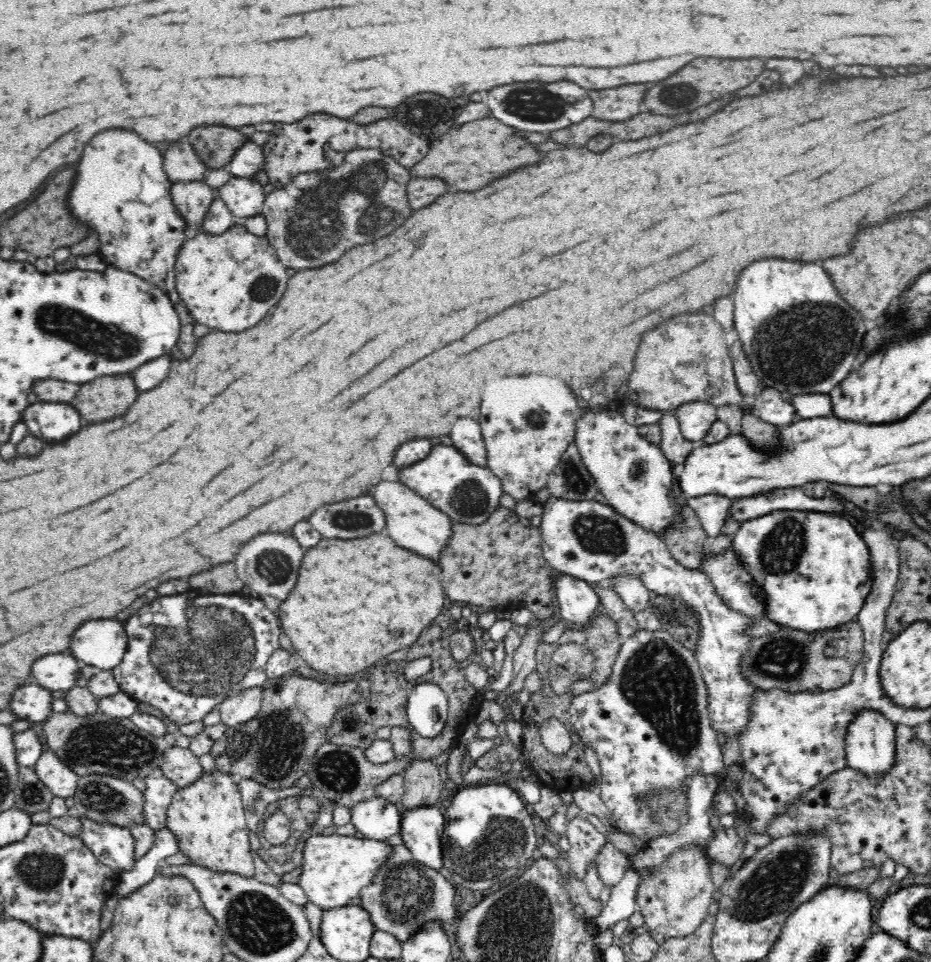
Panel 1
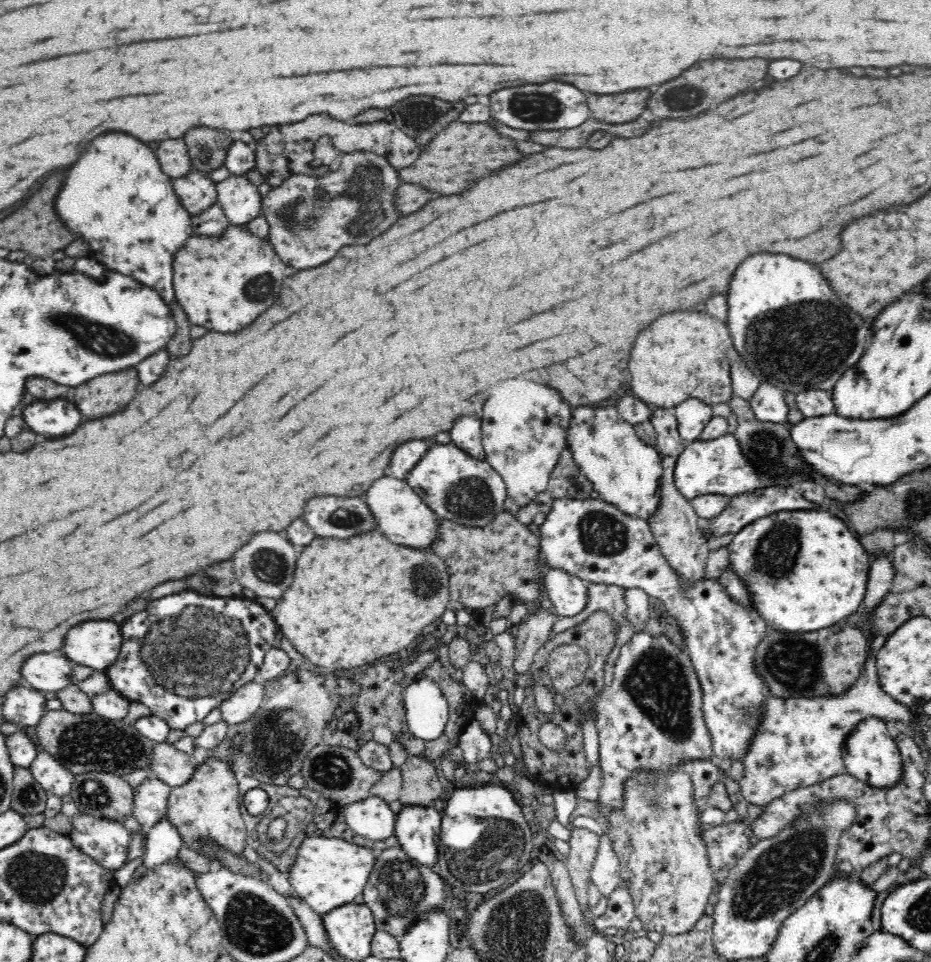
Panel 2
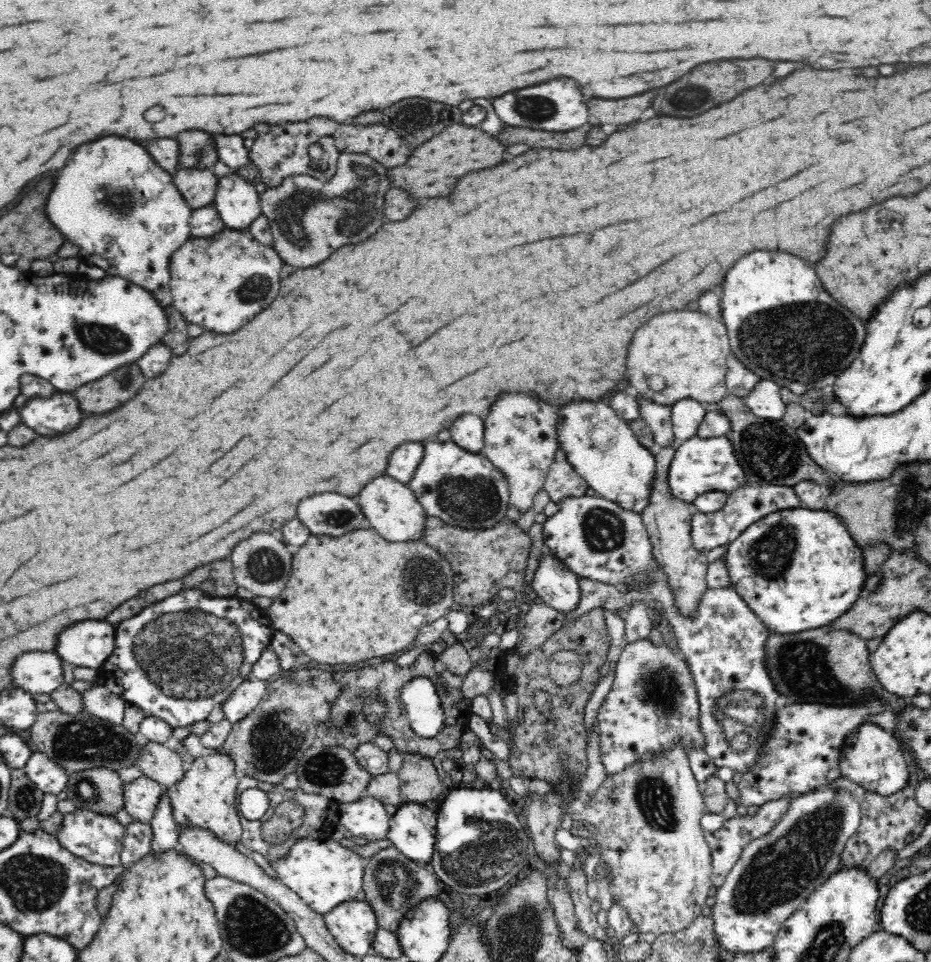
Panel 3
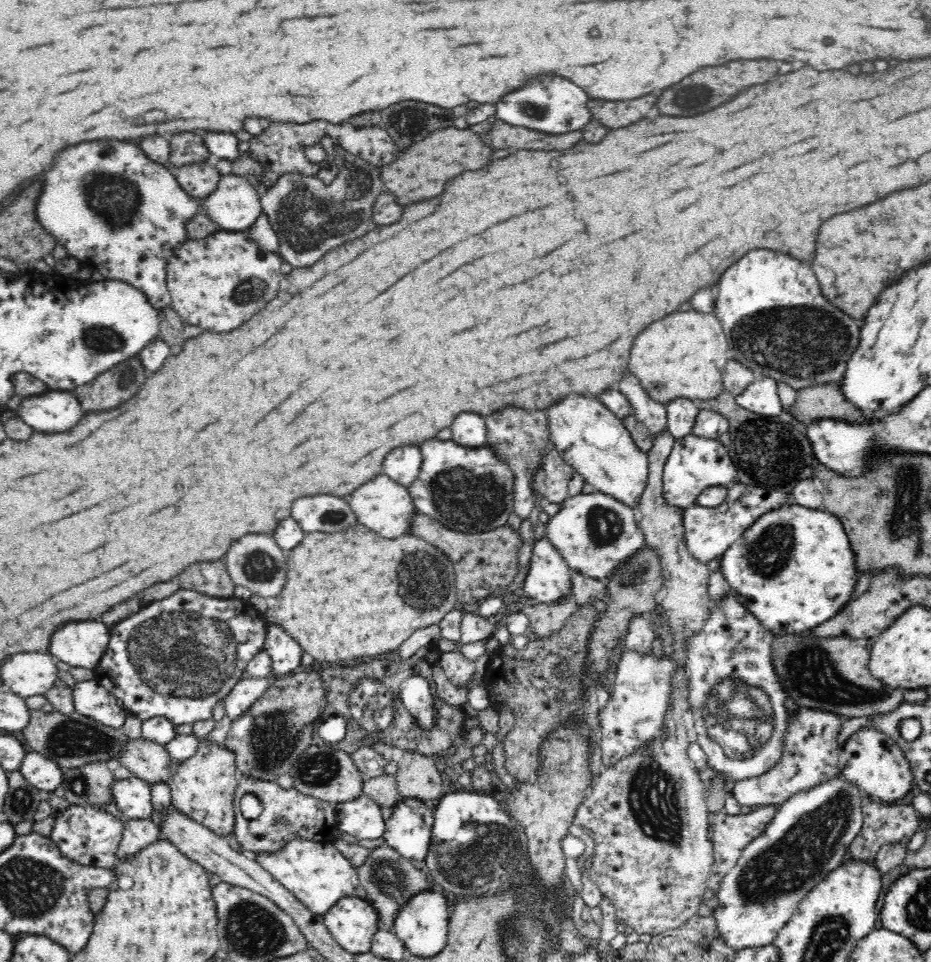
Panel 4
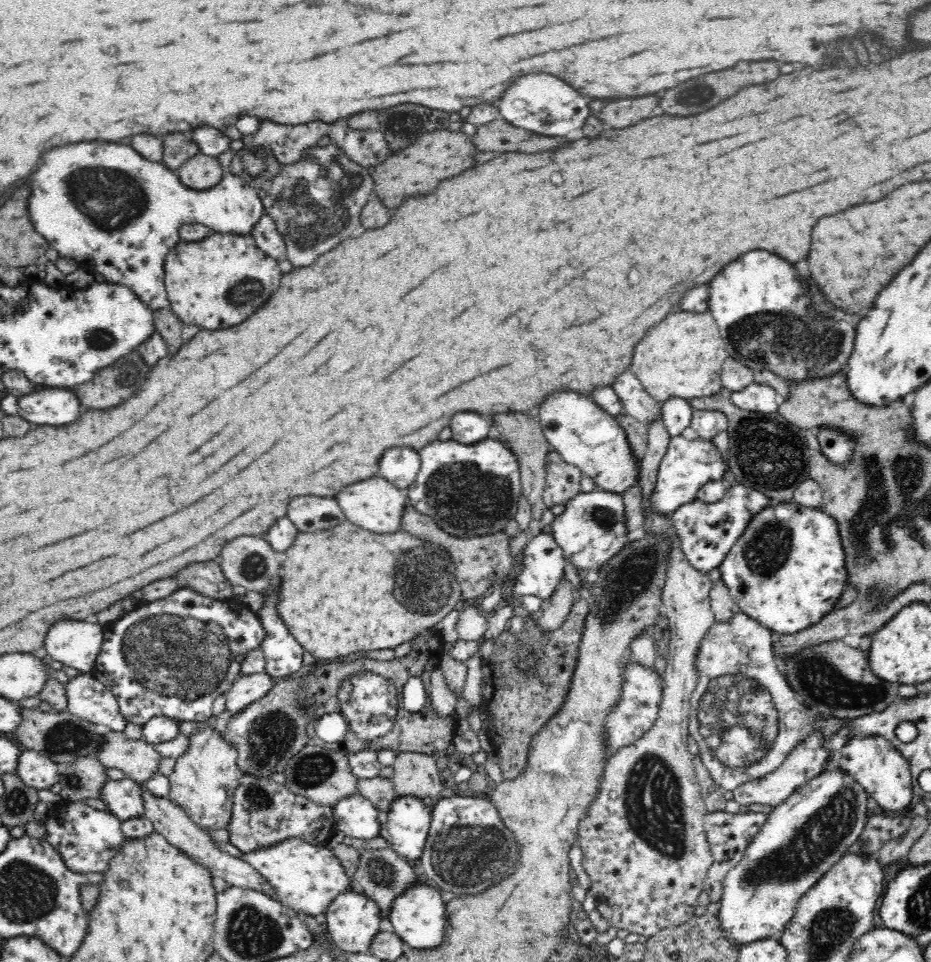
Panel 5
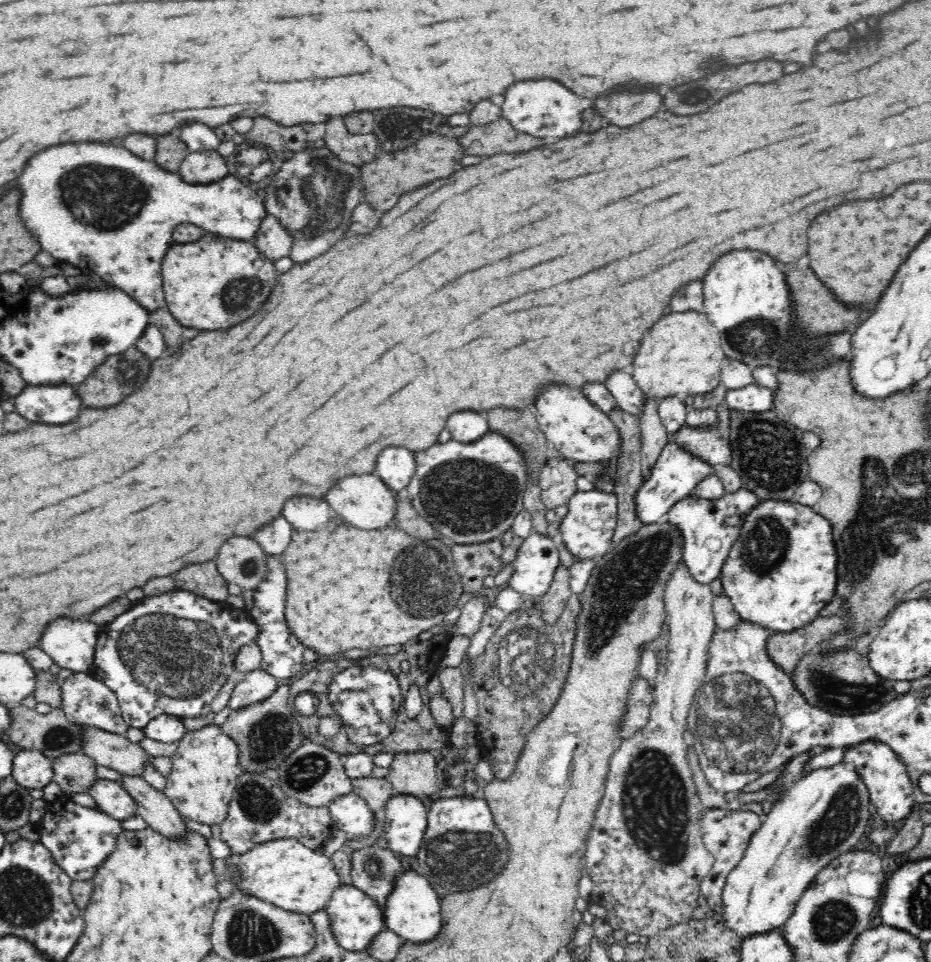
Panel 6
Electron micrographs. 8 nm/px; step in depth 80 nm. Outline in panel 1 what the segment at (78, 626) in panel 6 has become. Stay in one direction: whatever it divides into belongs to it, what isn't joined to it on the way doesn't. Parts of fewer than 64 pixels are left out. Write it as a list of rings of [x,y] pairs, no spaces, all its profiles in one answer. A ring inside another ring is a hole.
[[[90,620],[76,628],[66,652],[82,665],[111,670],[120,664],[127,648],[128,635],[118,620]]]

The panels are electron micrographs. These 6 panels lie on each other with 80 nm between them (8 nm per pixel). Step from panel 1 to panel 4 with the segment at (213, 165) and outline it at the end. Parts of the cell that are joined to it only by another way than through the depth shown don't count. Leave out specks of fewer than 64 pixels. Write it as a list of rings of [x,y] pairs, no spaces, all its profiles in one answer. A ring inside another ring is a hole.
[[[182,132],[170,138],[170,168],[175,169],[206,160],[214,161],[198,134]]]

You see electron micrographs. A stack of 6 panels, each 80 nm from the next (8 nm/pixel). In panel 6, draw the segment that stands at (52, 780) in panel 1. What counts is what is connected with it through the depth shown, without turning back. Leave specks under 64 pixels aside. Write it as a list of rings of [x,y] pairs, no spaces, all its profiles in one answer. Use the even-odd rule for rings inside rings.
[[[21,749],[13,756],[11,777],[24,788],[43,789],[53,780],[51,759],[38,750]]]

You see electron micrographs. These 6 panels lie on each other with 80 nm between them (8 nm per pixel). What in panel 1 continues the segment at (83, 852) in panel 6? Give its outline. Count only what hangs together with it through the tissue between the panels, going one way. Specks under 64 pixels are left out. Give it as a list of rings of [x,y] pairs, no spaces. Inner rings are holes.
[[[86,817],[79,819],[82,823],[82,834],[79,838],[101,864],[120,874],[134,868],[135,839],[129,828],[114,824],[99,824]]]

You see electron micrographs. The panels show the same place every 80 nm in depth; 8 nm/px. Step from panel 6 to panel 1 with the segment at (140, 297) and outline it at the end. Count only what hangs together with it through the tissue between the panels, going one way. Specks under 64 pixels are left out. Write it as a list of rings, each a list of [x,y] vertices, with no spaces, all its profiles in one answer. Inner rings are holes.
[[[108,130],[96,134],[84,148],[82,160],[76,168],[76,178],[67,194],[67,207],[80,224],[87,224],[98,235],[98,255],[108,264],[131,272],[161,288],[172,302],[180,302],[175,289],[175,266],[180,247],[185,241],[186,222],[172,203],[172,182],[163,169],[160,150],[144,142],[138,134],[128,130]],[[230,177],[216,194],[222,199],[237,223],[244,218],[262,215],[264,201],[269,188],[263,187],[251,177]]]

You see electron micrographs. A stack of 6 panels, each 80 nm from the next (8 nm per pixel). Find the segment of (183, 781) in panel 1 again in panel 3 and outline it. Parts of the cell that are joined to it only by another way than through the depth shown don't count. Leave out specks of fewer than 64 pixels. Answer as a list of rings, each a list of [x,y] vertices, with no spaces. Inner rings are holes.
[[[148,742],[137,752],[137,764],[140,772],[166,788],[176,784],[183,776],[188,760],[182,758],[171,743]]]

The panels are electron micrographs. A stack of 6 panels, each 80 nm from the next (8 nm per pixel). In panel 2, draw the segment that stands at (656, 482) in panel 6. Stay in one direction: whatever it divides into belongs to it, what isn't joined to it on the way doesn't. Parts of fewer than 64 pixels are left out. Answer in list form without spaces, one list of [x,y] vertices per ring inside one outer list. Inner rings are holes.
[[[734,434],[719,436],[714,440],[700,440],[699,438],[685,444],[684,450],[677,456],[674,469],[674,481],[676,489],[689,501],[705,494],[719,494],[732,498],[743,492],[754,491],[770,486],[772,484],[792,484],[792,480],[800,478],[766,477],[760,475],[760,468],[756,468],[743,456],[739,440]]]

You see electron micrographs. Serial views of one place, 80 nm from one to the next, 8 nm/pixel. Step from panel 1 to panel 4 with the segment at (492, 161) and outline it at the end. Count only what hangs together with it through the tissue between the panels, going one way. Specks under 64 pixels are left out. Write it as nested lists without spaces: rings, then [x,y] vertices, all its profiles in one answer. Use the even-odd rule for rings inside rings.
[[[470,126],[466,129],[446,128],[430,134],[428,138],[412,144],[388,166],[379,167],[383,188],[396,194],[398,204],[418,202],[444,192],[444,184],[464,170],[480,170],[490,162],[492,148],[484,144],[483,137],[475,134]]]

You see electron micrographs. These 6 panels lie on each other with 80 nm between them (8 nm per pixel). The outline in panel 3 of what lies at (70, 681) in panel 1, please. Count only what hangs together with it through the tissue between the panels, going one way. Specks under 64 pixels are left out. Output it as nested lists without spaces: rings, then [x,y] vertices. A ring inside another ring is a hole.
[[[26,652],[14,660],[12,682],[28,694],[50,694],[64,683],[62,659],[52,652]]]

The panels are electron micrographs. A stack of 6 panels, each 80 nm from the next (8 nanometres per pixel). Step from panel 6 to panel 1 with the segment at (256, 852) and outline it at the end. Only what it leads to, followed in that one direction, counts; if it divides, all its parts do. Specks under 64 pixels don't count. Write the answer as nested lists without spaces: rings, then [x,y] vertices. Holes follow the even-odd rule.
[[[313,835],[307,838],[304,862],[298,885],[302,887],[308,901],[323,911],[349,905],[365,887],[372,884],[376,871],[392,854],[394,847],[384,841],[359,840],[354,836]]]

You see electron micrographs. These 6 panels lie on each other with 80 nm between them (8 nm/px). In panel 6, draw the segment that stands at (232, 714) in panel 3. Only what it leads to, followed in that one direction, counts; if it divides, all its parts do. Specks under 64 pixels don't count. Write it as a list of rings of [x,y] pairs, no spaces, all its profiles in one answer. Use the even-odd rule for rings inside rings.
[[[262,668],[246,673],[244,678],[235,684],[227,706],[231,710],[238,710],[254,702],[262,702],[274,694],[280,682],[281,680]]]

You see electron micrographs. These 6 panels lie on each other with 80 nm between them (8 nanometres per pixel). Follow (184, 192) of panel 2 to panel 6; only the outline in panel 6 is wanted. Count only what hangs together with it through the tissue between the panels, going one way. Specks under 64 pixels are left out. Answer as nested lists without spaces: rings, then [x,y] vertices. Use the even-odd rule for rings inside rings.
[[[216,149],[190,151],[180,163],[178,174],[188,183],[208,184],[231,173],[231,167]]]

